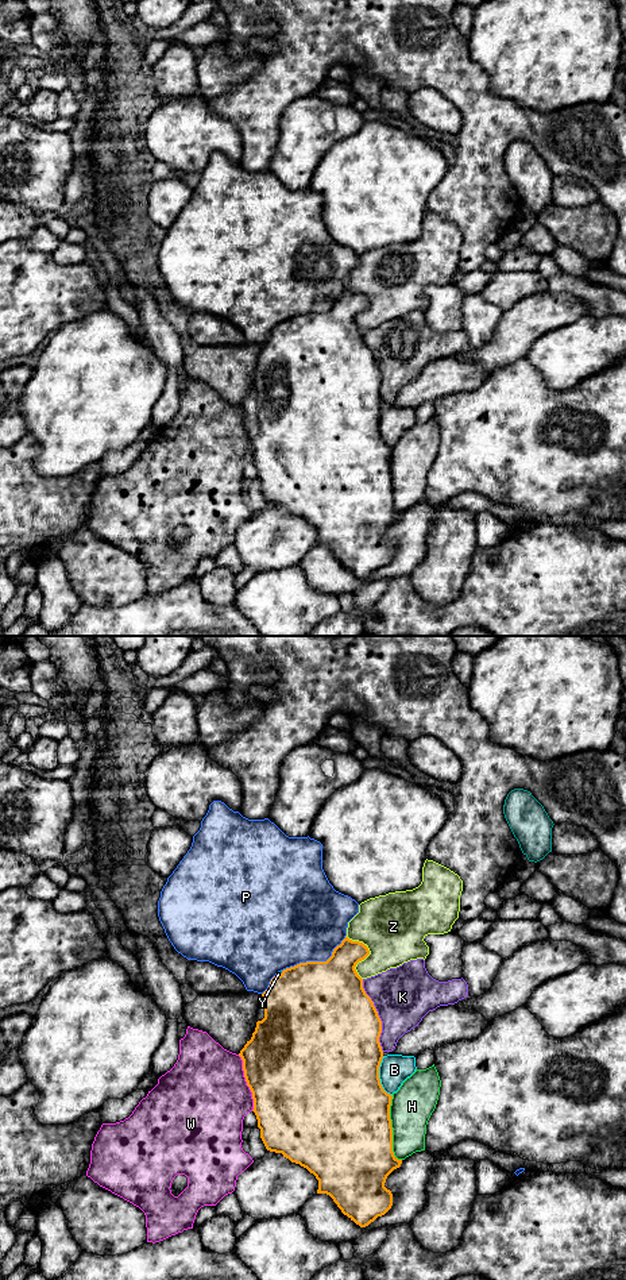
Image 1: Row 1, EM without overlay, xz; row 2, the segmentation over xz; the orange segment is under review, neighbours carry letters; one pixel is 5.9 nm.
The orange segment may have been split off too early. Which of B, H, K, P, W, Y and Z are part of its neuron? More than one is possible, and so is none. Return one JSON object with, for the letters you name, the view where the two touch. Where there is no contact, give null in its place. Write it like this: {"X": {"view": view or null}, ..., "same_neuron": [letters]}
{"Y": {"view": "xz"}, "same_neuron": ["Y"]}

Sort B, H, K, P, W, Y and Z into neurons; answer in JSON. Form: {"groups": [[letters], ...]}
{"groups": [["B"], ["H"], ["K"], ["P"], ["W"], ["Y"], ["Z"]]}

